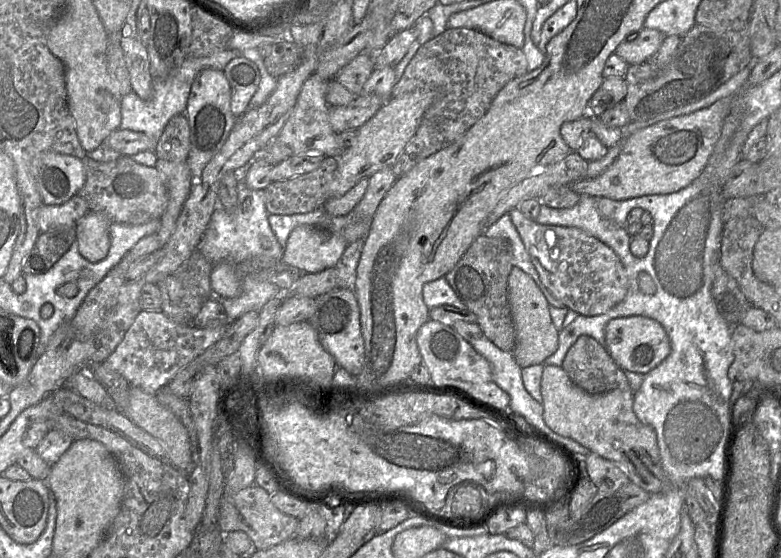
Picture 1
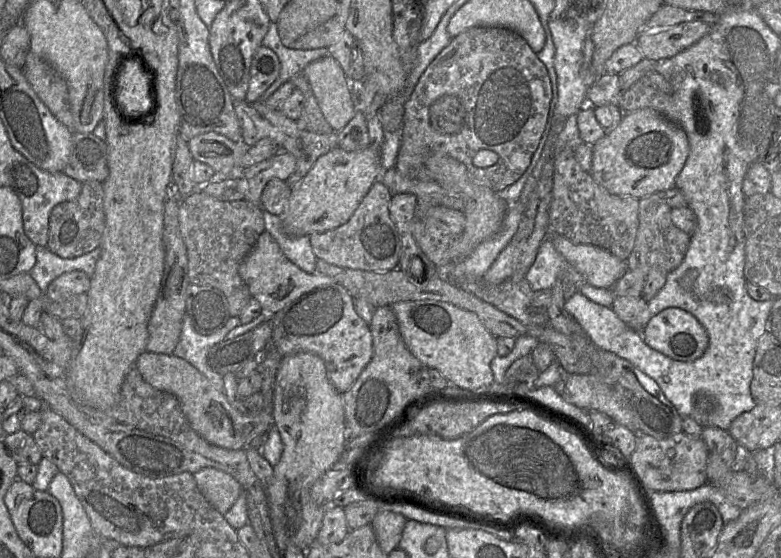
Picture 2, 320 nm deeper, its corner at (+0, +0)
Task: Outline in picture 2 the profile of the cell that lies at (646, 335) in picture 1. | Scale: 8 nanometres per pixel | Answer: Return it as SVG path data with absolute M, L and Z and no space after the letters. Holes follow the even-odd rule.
M670 307L653 316L642 331L645 343L654 350L677 361L691 362L700 358L708 348L709 337L705 327L686 310Z

